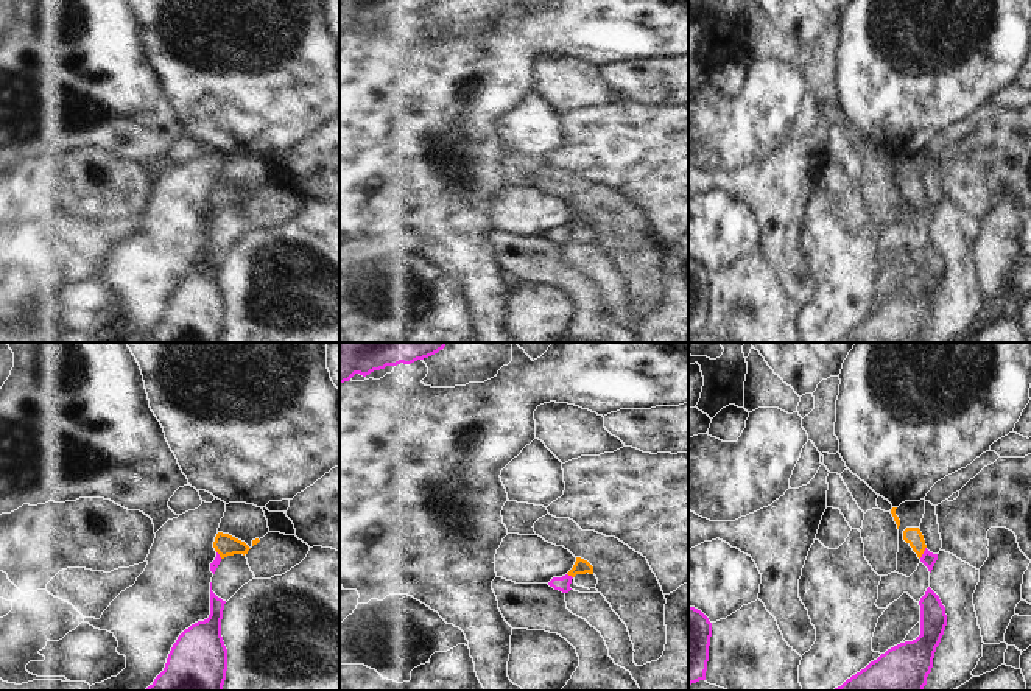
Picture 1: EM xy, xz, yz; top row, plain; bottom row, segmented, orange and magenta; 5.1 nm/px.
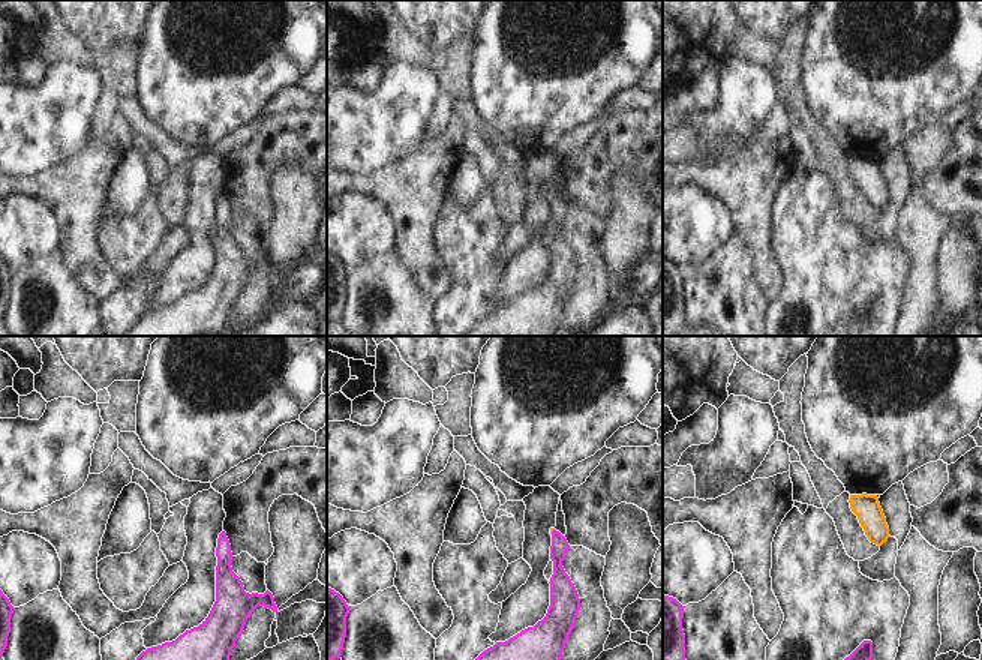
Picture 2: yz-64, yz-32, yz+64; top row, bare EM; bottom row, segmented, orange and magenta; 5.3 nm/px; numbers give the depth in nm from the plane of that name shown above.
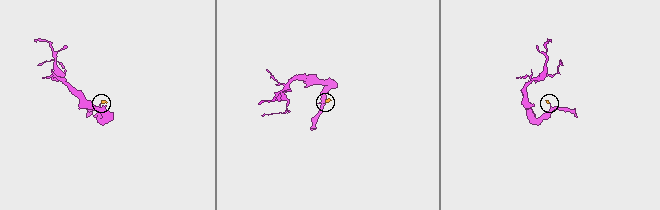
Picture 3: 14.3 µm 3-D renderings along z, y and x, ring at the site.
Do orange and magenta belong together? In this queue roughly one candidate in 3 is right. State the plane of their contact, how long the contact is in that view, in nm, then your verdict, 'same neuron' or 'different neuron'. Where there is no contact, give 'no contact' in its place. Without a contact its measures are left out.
contact in yz; length 70 nm; same neuron

